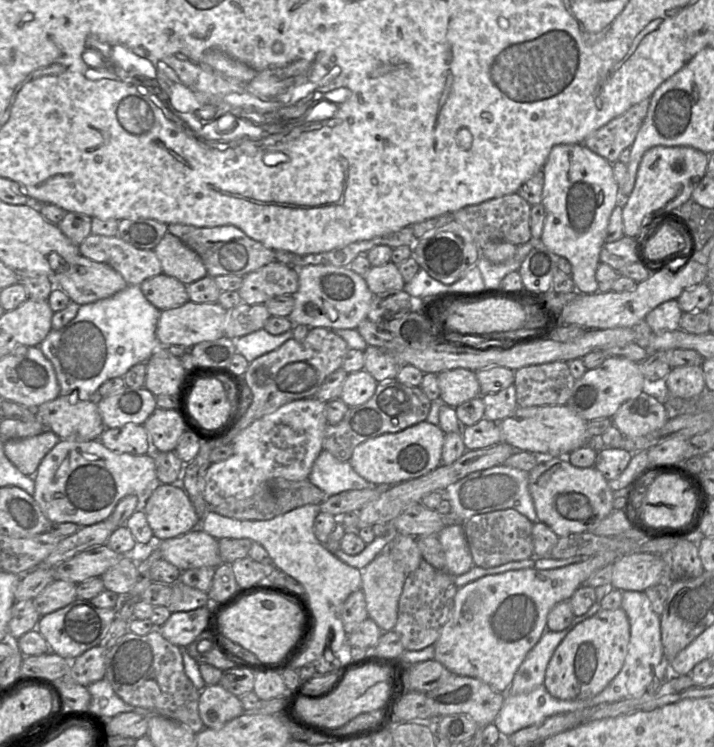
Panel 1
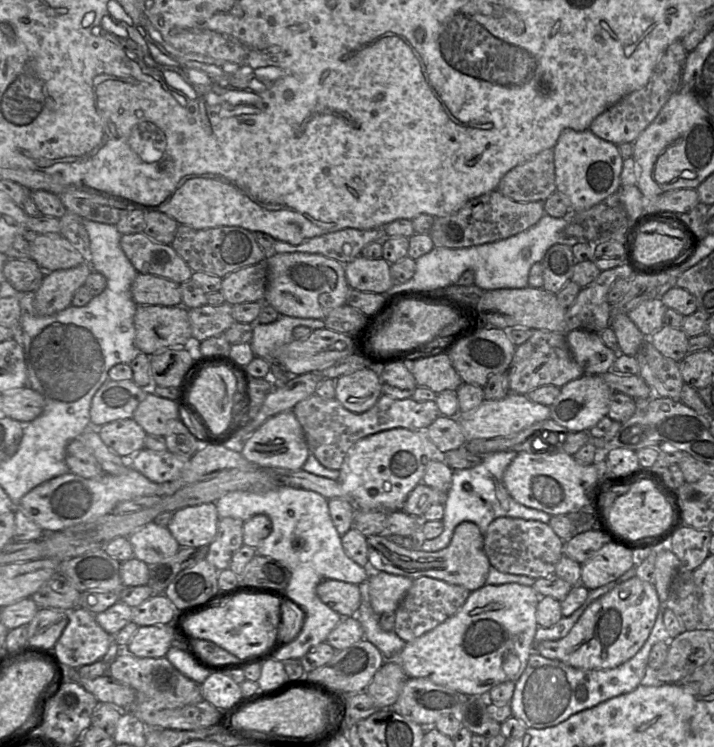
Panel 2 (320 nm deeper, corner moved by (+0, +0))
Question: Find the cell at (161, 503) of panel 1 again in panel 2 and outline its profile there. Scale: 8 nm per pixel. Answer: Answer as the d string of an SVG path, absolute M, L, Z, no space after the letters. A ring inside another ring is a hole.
M204 503L175 511L167 528L181 547L200 547L212 543L218 523L215 503Z

